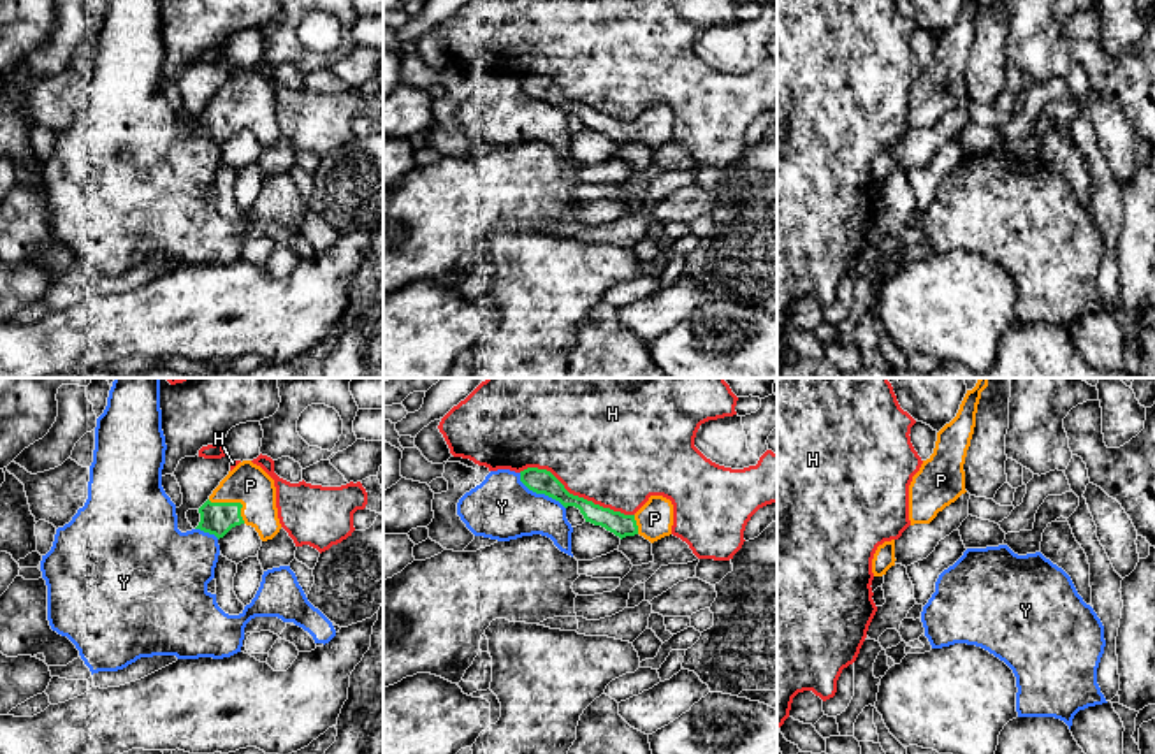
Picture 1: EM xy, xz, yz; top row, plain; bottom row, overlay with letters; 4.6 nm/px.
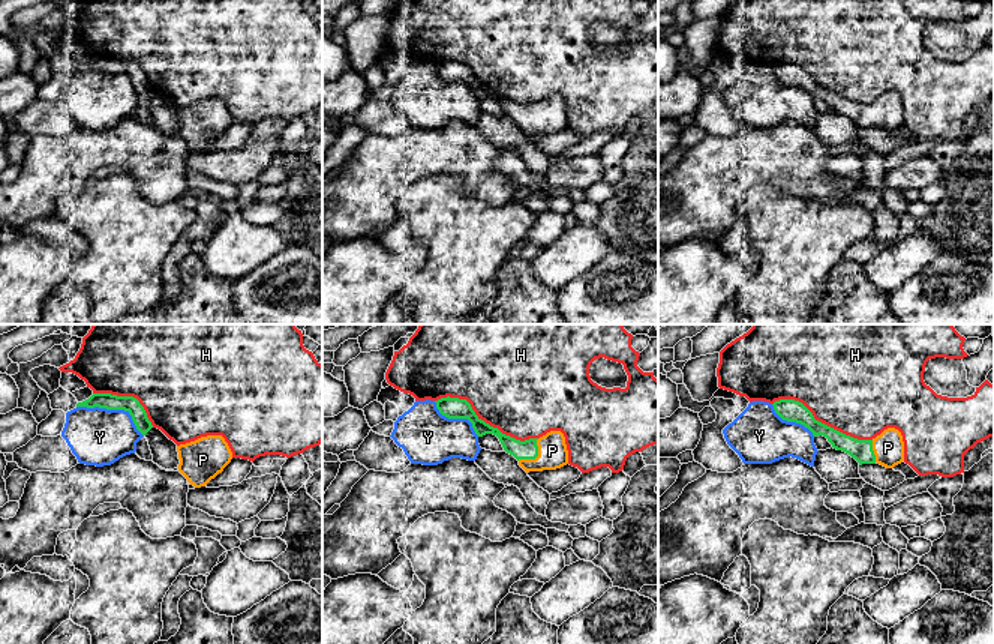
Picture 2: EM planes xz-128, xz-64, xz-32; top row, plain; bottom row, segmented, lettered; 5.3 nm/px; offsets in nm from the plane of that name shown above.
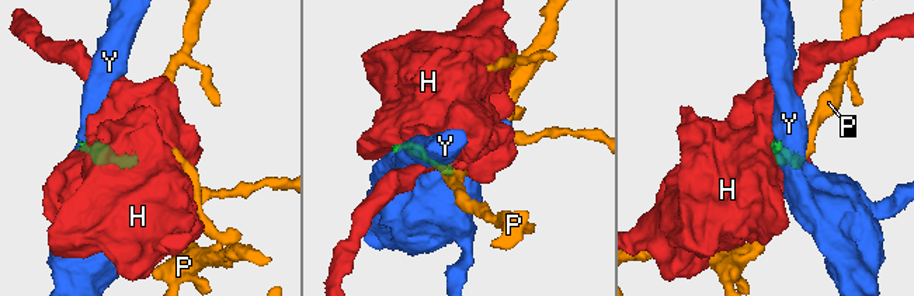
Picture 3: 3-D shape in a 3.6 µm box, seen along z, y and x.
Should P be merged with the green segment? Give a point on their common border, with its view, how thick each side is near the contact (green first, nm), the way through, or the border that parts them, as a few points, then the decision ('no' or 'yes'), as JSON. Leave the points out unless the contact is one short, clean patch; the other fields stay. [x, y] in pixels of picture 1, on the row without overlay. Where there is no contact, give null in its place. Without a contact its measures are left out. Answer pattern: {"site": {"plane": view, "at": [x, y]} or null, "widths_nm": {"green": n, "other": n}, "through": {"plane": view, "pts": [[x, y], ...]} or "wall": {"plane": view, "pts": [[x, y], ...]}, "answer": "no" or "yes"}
{"site": {"plane": "xy", "at": [234, 109]}, "widths_nm": {"green": 150, "other": 190}, "through": {"plane": "xy", "pts": [[217, 125], [234, 109], [248, 95], [248, 90]]}, "answer": "yes"}

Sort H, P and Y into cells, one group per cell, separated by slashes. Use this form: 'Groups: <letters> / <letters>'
Groups: H / P / Y

